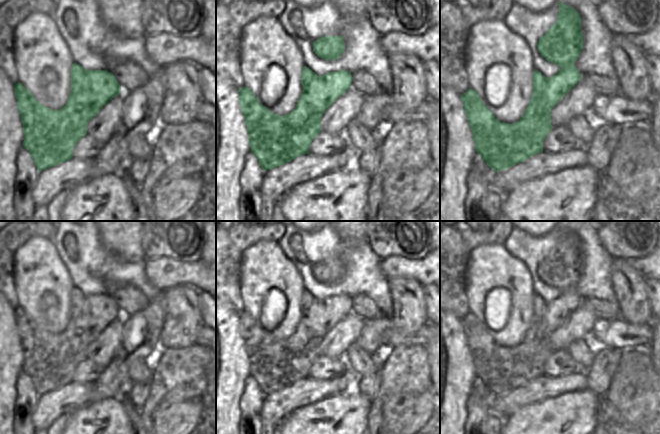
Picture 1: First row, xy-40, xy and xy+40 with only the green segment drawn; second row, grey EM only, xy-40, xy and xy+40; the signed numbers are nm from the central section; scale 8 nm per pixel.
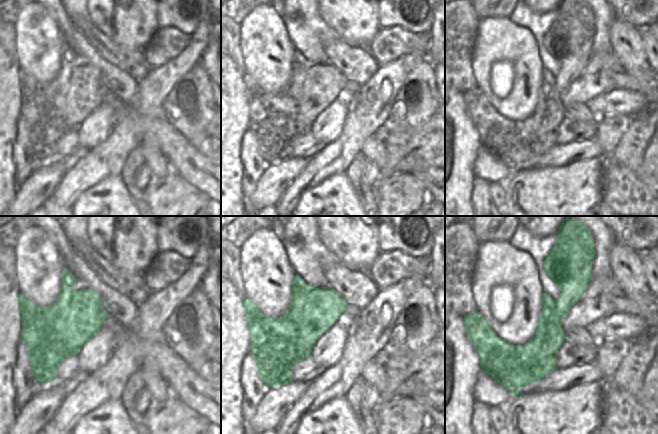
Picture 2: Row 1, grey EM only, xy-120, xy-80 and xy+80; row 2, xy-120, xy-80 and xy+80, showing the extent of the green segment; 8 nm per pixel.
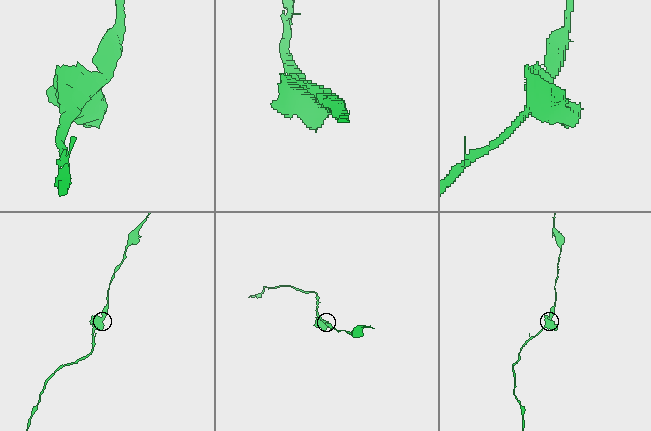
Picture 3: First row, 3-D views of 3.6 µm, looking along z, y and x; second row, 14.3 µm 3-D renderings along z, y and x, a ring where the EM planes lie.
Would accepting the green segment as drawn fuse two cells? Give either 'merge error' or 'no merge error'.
no merge error

